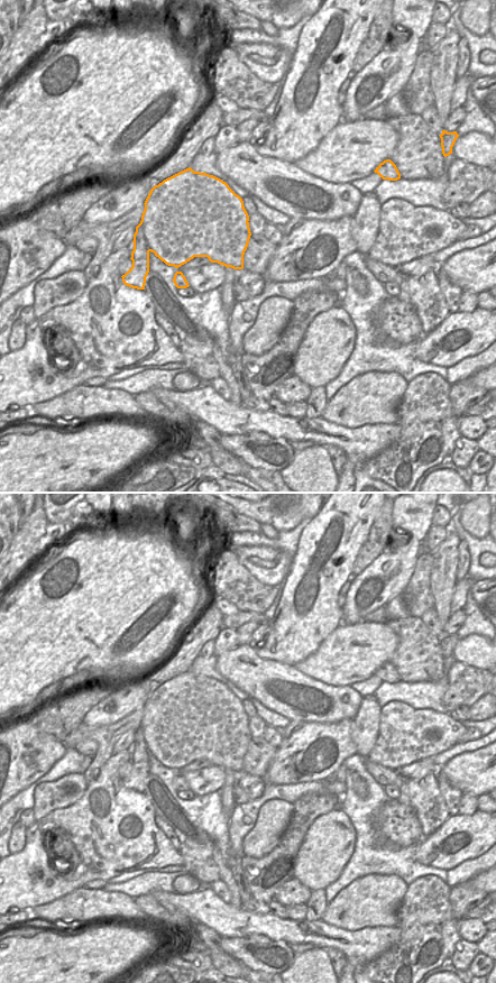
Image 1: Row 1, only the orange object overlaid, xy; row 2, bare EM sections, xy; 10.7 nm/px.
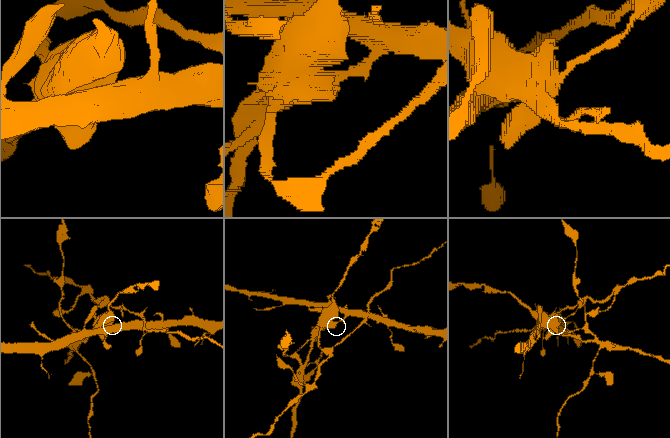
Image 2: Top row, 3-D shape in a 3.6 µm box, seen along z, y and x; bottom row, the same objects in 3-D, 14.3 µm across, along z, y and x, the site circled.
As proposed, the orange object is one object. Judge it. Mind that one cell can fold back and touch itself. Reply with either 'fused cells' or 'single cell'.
fused cells

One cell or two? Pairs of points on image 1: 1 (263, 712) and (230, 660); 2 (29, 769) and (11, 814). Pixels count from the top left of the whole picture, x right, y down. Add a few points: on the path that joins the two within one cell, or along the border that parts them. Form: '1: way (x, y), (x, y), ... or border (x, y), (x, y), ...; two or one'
1: border (233, 683), (277, 714); two
2: border (42, 775), (11, 798); two

